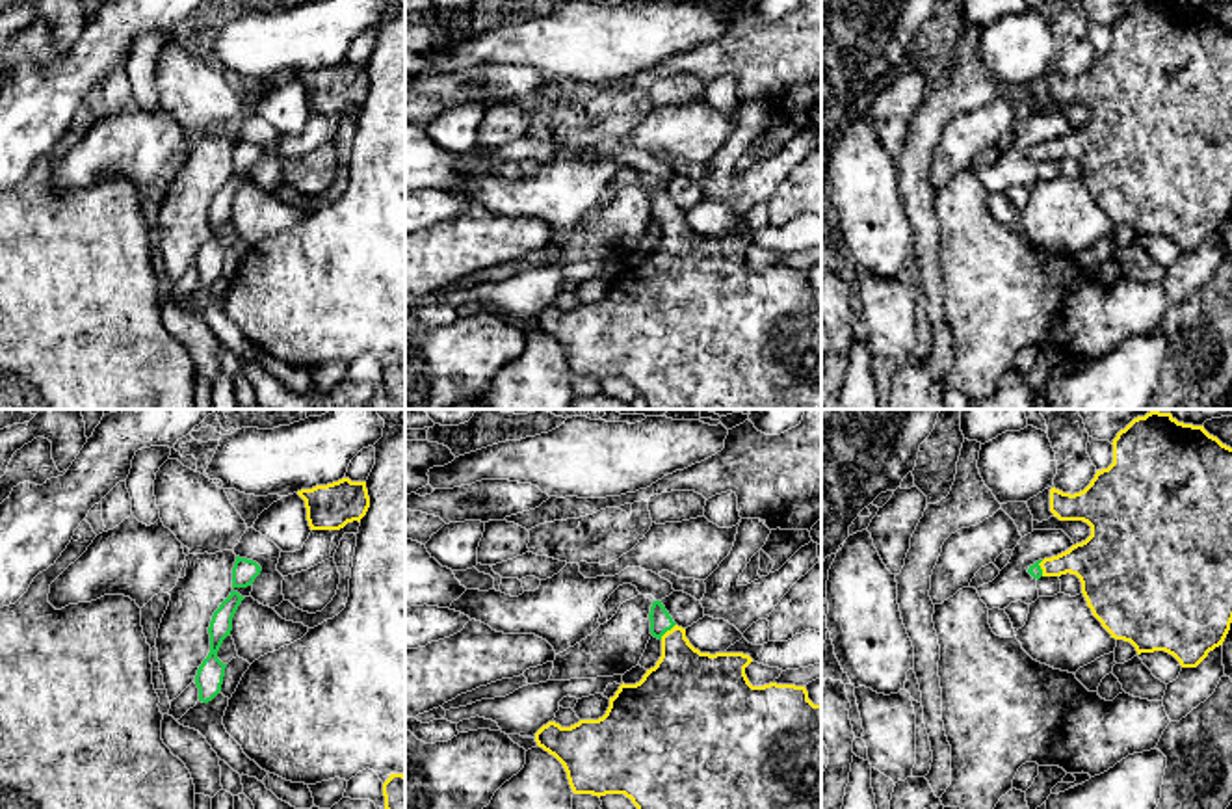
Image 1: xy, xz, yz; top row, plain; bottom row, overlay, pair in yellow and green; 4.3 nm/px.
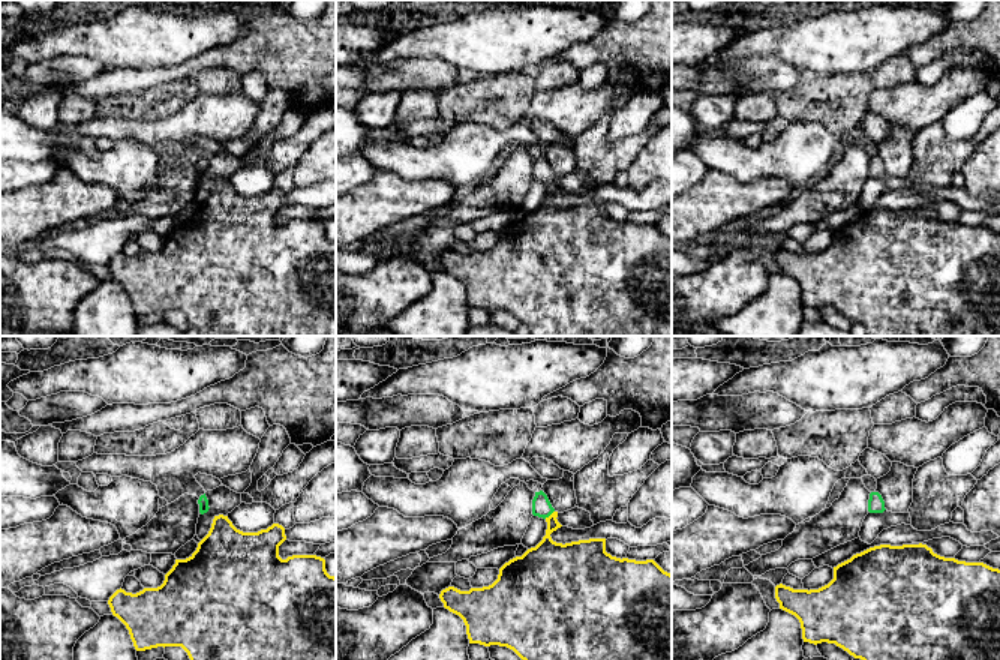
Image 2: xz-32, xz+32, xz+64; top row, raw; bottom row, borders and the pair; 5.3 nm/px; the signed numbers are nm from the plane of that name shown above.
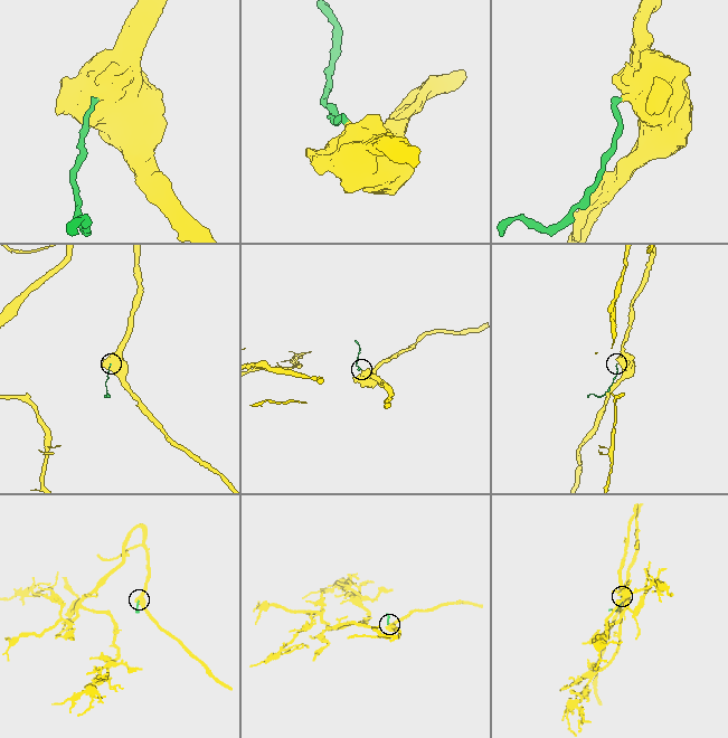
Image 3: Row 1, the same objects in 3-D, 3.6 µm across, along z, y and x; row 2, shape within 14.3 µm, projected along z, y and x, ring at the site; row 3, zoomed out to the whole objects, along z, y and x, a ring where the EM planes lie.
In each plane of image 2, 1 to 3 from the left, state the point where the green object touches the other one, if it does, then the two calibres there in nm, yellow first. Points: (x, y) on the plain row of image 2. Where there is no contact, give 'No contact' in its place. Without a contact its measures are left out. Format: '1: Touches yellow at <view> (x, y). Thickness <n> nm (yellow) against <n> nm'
1: No contact
2: Touches yellow at xz+32 (550, 179). Thickness 220 nm (yellow) against 110 nm
3: No contact

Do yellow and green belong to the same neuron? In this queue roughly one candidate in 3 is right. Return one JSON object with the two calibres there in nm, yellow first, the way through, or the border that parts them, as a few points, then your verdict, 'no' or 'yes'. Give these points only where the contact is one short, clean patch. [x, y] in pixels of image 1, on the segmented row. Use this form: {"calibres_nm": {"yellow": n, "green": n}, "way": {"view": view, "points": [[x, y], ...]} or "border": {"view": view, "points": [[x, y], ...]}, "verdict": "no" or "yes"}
{"calibres_nm": {"yellow": 320, "green": 100}, "way": {"view": "xz", "points": [[686, 685], [668, 631], [660, 622]]}, "verdict": "yes"}

